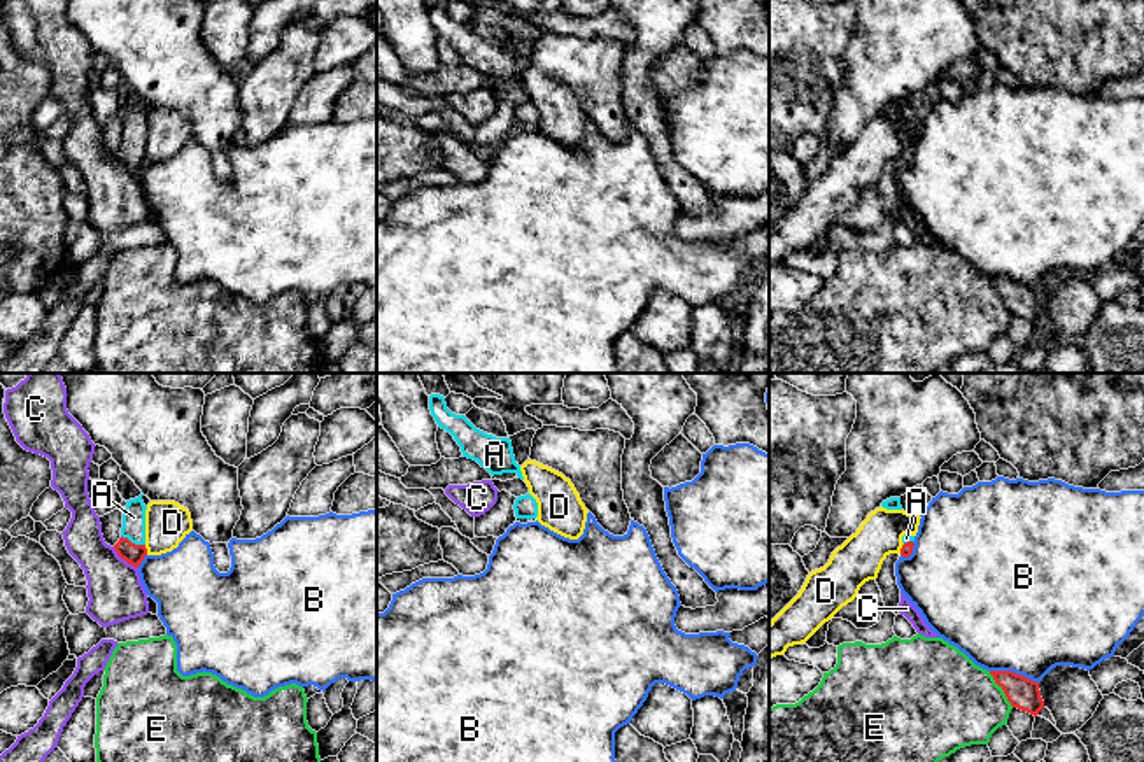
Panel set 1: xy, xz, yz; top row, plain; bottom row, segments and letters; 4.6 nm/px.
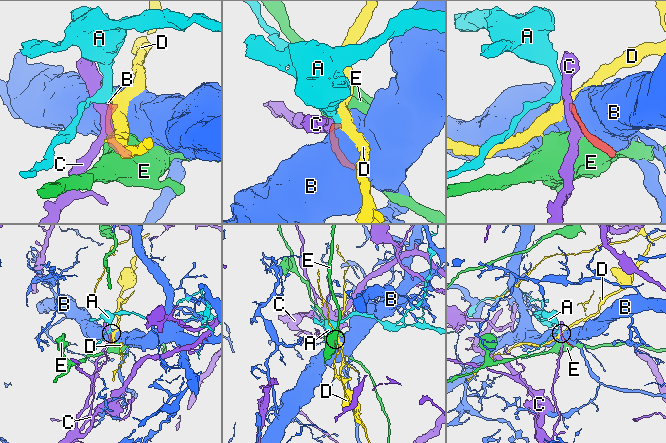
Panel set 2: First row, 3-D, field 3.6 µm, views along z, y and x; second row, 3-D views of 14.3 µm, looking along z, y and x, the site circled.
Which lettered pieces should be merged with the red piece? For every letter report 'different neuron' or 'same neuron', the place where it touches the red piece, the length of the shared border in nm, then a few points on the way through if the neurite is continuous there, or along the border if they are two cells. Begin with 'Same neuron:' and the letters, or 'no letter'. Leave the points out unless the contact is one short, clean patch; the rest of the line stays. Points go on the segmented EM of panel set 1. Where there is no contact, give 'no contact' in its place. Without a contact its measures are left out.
Same neuron: A
A: same neuron | xy (134, 543) | 120 nm | across xy (134, 554), (134, 543), (134, 517)
B: different neuron | yz (1015, 673) | 240 nm
C: different neuron | xy (125, 559) | 160 nm | along xy (112, 547), (137, 568)
D: different neuron | xy (146, 550) | 50 nm | along xy (144, 545), (148, 554)
E: different neuron | yz (1002, 689) | 200 nm

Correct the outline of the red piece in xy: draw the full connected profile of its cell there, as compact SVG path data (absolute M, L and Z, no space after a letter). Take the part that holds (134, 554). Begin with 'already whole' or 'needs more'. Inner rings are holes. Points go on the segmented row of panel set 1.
needs more; M144 494L126 501L128 504L123 512L121 538L114 545L117 555L135 568L138 568L144 557L147 555L147 548L145 548L147 506L144 504L142 496Z

